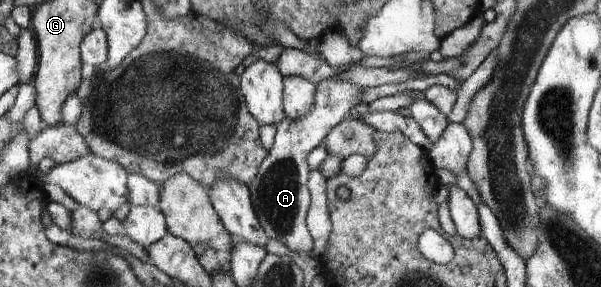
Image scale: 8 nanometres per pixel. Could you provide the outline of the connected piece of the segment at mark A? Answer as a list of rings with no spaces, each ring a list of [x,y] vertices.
[[[334,77],[319,82],[314,94],[314,108],[310,110],[310,114],[296,120],[284,117],[276,126],[272,148],[260,165],[258,174],[249,184],[252,204],[266,236],[282,242],[291,252],[317,256],[306,224],[311,203],[307,185],[311,170],[306,160],[308,154],[328,136],[330,130],[360,103],[364,90],[366,87],[362,88],[348,80],[334,80]]]

